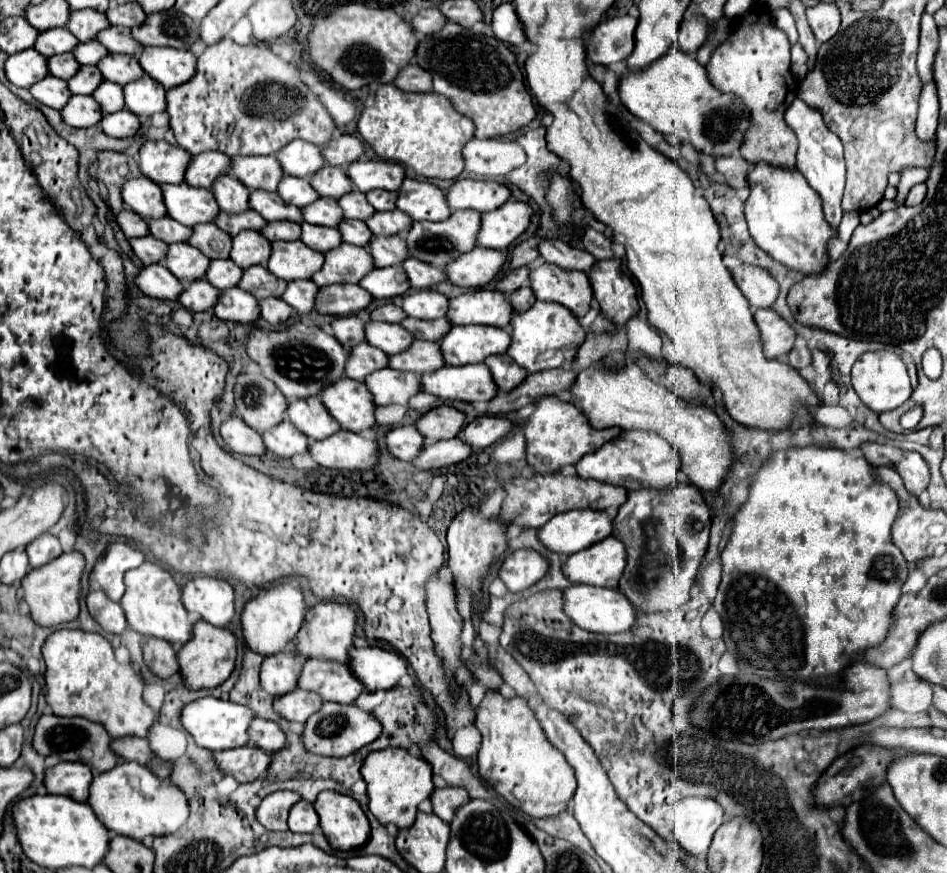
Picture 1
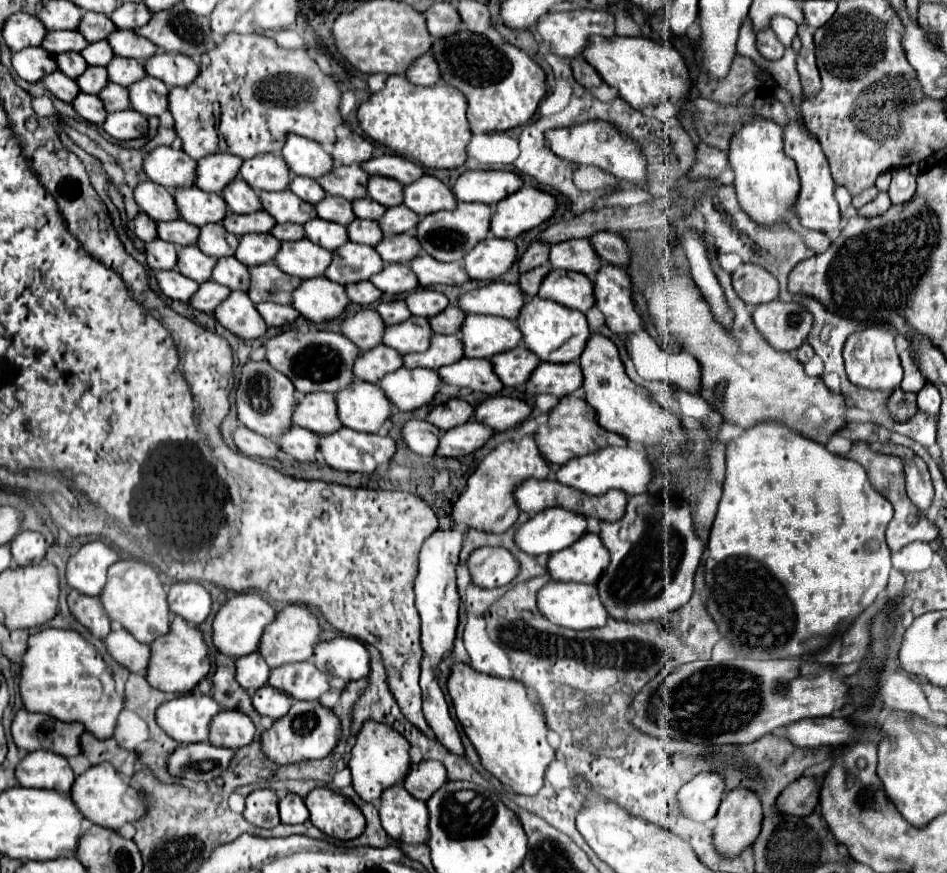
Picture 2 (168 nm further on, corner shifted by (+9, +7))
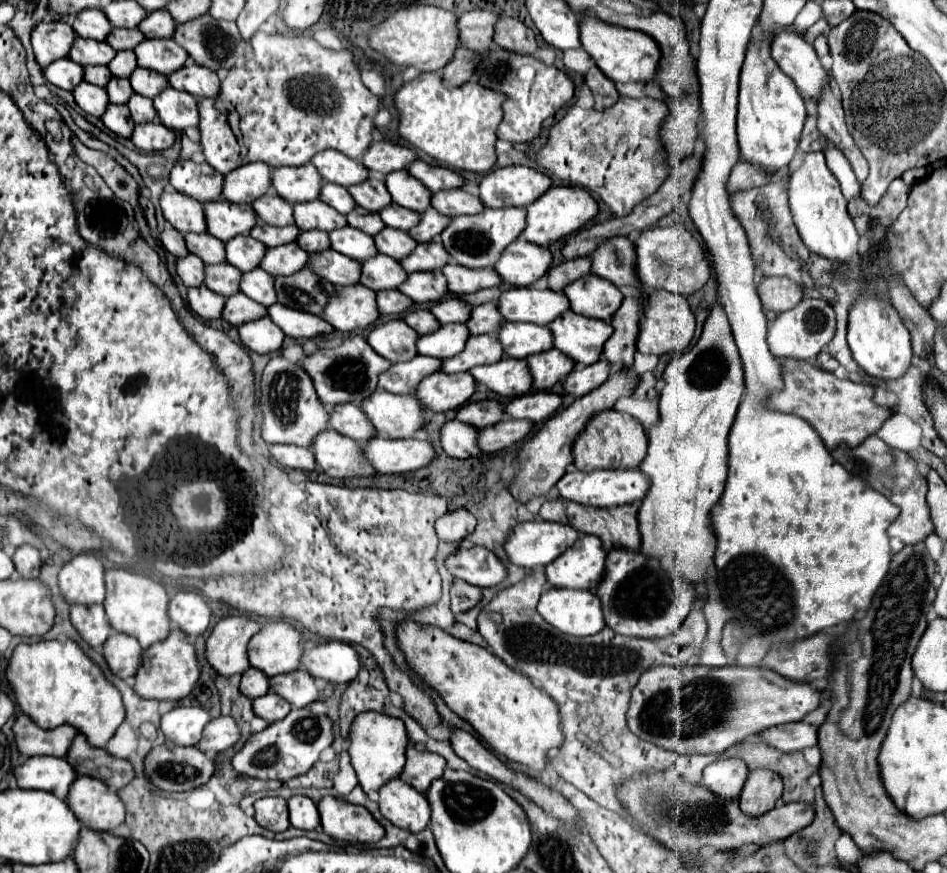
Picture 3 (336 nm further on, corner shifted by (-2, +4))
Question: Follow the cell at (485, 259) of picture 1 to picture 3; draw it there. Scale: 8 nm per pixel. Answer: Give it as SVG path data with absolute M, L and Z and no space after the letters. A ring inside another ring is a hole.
M515 239L505 247L495 271L503 283L511 287L527 287L547 273L551 265L551 253L545 247L529 243L527 239Z

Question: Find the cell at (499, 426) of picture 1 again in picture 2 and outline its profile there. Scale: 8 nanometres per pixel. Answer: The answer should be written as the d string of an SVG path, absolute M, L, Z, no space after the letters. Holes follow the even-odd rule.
M494 396L476 406L474 420L488 424L496 432L504 432L504 430L510 430L522 424L532 414L532 410L534 406L520 398Z

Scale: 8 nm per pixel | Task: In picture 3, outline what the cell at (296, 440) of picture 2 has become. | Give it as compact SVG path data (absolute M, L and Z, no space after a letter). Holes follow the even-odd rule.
M325 429L313 441L313 455L317 467L327 471L329 477L345 479L345 477L359 477L371 475L371 469L363 469L359 465L359 445L333 429Z

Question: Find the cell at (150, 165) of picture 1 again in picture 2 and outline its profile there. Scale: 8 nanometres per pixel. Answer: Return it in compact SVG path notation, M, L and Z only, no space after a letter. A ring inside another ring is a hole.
M158 146L144 160L144 172L152 182L162 184L170 190L194 186L192 178L196 178L196 160L188 158L188 154L182 150Z

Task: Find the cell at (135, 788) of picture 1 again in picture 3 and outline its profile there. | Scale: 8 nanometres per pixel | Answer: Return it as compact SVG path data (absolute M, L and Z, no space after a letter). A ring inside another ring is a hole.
M81 775L75 785L71 785L71 793L67 797L71 809L85 827L97 831L113 831L125 821L125 803L121 797L107 789L107 785L99 779Z

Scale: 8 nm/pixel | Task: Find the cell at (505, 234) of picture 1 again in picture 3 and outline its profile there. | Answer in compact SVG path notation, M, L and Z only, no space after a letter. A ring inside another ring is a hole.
M551 187L531 205L527 205L525 211L527 211L527 223L525 229L521 231L521 237L545 247L551 241L575 233L575 229L581 229L591 217L595 217L597 201L581 187Z

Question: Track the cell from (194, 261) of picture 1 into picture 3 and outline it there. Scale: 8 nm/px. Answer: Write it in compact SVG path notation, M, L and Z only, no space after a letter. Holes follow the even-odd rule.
M215 263L215 265L205 265L205 285L223 295L229 297L231 293L239 291L239 269L235 269L229 263Z

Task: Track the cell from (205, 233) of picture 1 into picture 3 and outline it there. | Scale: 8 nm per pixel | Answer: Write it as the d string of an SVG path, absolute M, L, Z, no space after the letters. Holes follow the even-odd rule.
M237 235L225 243L225 251L227 251L227 263L235 265L239 271L247 271L259 265L265 253L265 245L249 235Z

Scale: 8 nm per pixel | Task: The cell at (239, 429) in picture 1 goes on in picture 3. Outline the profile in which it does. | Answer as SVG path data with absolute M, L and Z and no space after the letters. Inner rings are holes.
M271 445L271 457L285 467L291 469L313 469L315 457L311 457L311 449L297 445Z

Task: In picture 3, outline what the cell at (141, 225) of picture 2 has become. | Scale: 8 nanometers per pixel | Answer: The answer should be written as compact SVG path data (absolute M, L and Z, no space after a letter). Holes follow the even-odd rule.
M165 227L161 231L161 235L159 235L159 241L175 257L183 257L183 253L187 251L187 247L183 245L183 235L177 229L173 229L173 227Z

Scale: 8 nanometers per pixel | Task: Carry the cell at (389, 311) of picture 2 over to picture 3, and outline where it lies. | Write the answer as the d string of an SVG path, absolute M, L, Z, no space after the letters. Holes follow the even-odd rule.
M415 309L411 313L405 315L403 319L411 329L415 329L419 335L427 335L435 329L439 329L439 321L435 321L433 313L427 311L427 309Z

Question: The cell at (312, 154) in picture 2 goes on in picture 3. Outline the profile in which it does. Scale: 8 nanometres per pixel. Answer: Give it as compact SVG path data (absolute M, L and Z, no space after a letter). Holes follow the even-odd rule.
M325 149L321 153L317 153L311 163L317 167L319 175L329 181L329 183L337 183L337 185L355 185L359 181L367 179L367 169L363 169L363 165L355 159L349 159L347 155L339 153L339 151L331 151Z

